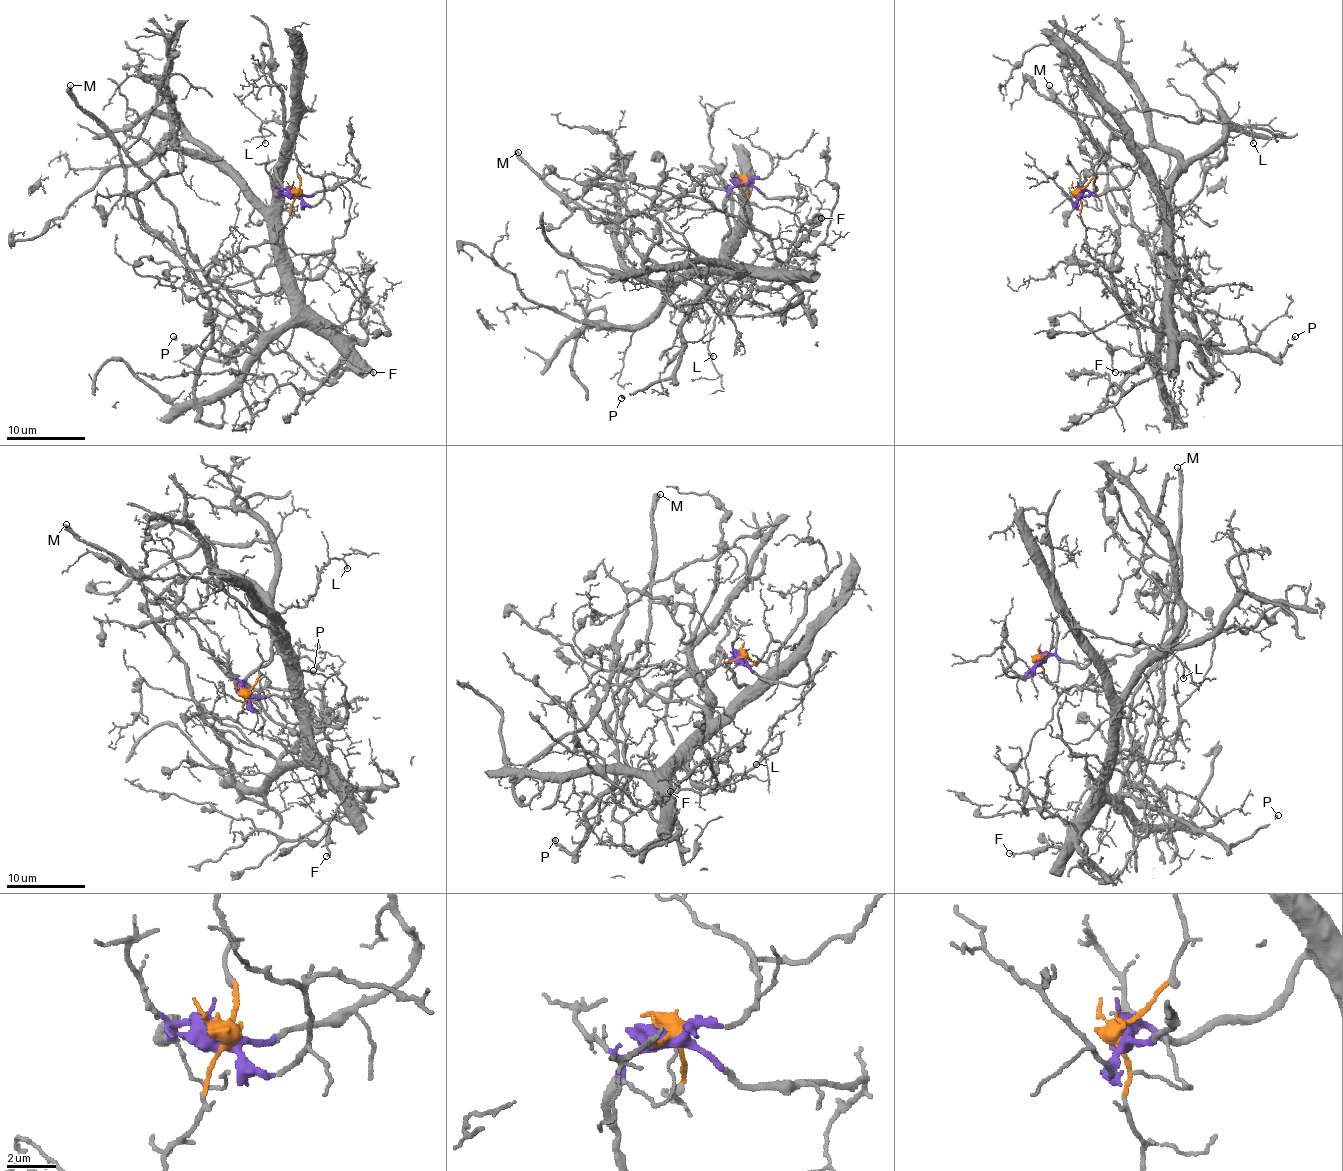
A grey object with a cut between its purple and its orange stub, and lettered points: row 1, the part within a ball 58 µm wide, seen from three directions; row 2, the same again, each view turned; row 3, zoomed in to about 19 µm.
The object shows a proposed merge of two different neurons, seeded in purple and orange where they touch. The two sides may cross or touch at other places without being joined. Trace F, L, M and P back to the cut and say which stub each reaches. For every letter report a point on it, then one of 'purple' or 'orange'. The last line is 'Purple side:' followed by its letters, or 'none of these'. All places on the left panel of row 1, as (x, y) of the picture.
F: (373, 372) | purple
L: (265, 143) | purple
M: (70, 85) | orange
P: (173, 336) | purple
Purple side: F, L, P

